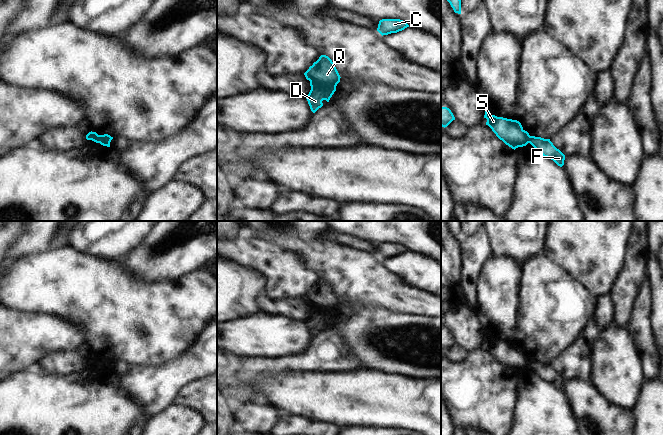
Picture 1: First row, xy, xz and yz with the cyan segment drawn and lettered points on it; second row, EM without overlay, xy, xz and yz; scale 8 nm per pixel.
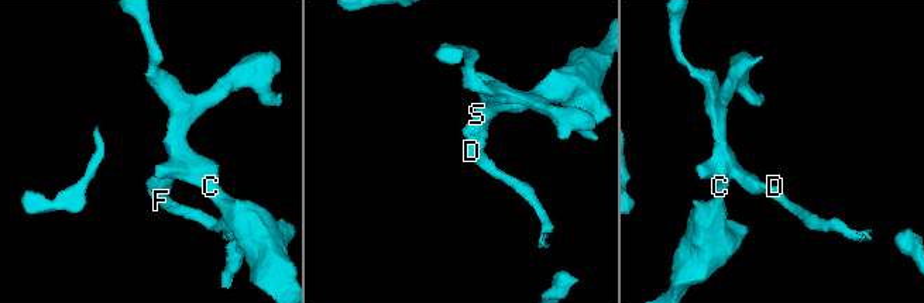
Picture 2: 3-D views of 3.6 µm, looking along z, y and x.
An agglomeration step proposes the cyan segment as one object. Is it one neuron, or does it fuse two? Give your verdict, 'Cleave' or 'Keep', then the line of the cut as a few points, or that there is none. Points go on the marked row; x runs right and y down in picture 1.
Cleave. Split along xz (310, 81), (316, 84), (335, 86).

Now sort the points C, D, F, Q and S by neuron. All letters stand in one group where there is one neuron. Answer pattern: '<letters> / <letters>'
C Q S / D F

